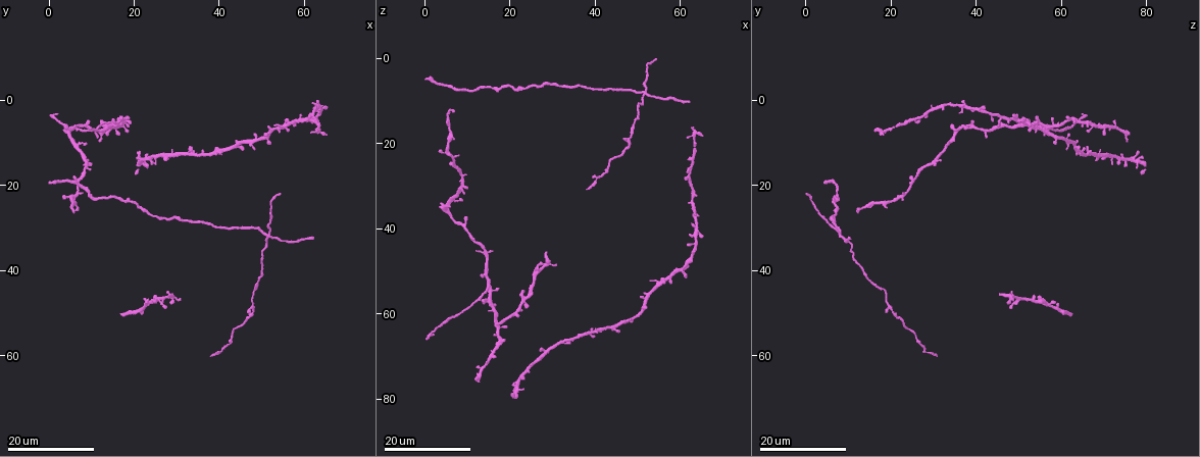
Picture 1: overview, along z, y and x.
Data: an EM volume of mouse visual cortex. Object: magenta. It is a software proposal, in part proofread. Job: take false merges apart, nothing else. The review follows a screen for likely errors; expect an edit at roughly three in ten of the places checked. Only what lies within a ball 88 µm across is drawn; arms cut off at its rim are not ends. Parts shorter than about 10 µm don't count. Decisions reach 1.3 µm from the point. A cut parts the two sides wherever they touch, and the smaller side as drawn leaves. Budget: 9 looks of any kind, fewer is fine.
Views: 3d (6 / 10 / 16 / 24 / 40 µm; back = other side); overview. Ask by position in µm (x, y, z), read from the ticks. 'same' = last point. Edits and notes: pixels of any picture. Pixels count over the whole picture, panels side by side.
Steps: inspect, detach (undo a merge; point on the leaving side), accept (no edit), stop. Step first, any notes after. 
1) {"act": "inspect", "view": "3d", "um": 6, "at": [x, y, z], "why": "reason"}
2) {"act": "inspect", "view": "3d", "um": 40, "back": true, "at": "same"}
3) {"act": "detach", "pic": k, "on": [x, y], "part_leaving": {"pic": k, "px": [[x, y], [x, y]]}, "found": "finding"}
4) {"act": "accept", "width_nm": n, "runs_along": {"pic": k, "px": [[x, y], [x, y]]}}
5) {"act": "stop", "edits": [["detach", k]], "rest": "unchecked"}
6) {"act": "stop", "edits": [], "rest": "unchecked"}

{"act": "inspect", "view": "3d", "um": 24, "at": [14.5, 5.5, 54.0], "why": "three arms meet"}

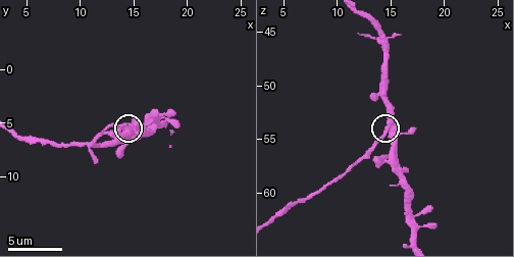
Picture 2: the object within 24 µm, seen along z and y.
{"act": "inspect", "view": "3d", "um": 6, "at": "same"}

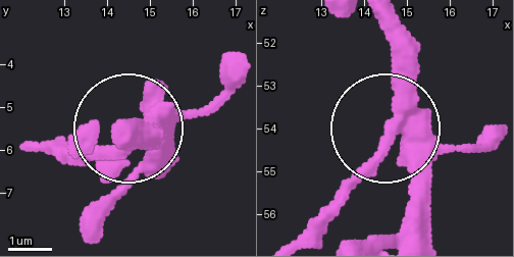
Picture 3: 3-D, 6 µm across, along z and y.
{"act": "detach", "pic": 3, "on": [102, 153], "width_nm": 310, "found": "two neurons meet here"}

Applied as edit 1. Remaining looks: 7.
{"act": "inspect", "view": "3d", "um": 24, "at": [22.5, 13.5, 74.5], "why": "four or more arms meet"}

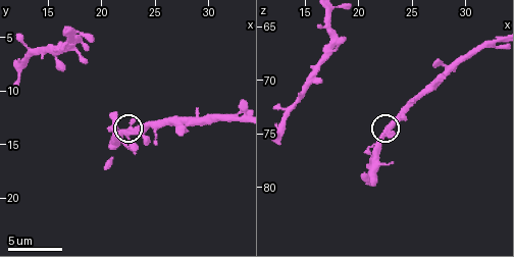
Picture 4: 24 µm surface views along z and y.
{"act": "inspect", "view": "3d", "um": 10, "at": [22.8, 14.0, 74.4]}

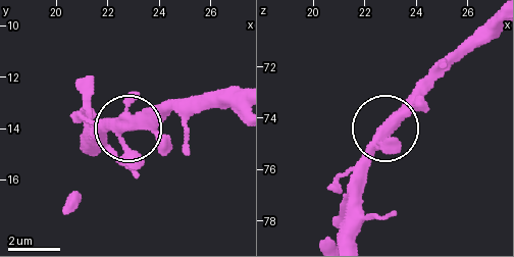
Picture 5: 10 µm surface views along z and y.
{"act": "inspect", "view": "3d", "um": 6, "at": "same", "why": "zoom in"}

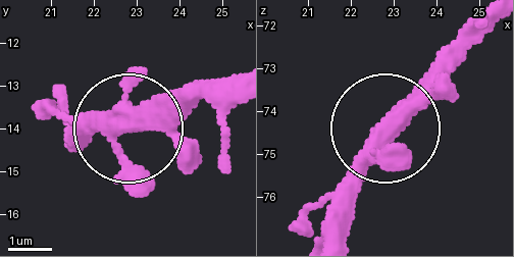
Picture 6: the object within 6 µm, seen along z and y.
{"act": "accept", "arms": 4, "found": "all the same neuron"}

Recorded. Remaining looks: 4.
{"act": "inspect", "view": "3d", "um": 24, "at": [52.0, 32.0, 8.5], "why": "four-way junction"}

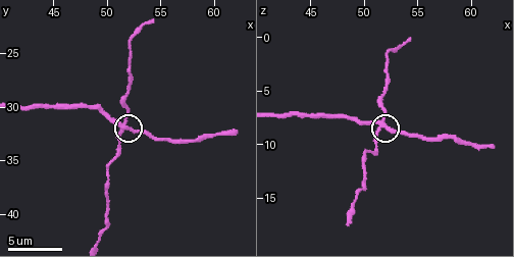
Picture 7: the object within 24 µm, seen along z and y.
{"act": "inspect", "view": "3d", "um": 10, "at": [51.6, 32.2, 8.4], "why": "closer look"}

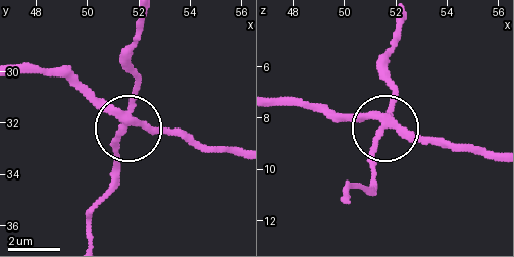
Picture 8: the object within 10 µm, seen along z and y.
{"act": "detach", "pic": 8, "on": [93, 98], "width_nm": 250, "part_leaving": {"pic": 8, "px": [[382, 119], [339, 119], [279, 100]]}, "found": "a second neuron is stuck on"}

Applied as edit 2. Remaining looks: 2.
{"act": "inspect", "view": "3d", "um": 24, "at": [63.0, 7.0, 18.5], "why": "three arms meet"}

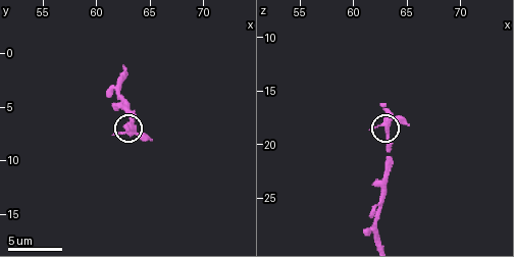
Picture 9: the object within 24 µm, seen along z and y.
{"act": "inspect", "view": "3d", "um": 6, "at": "same"}

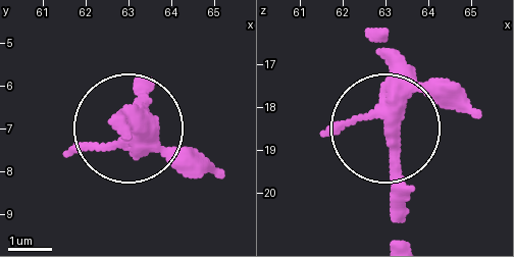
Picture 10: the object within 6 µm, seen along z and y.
{"act": "accept", "width_nm": 250, "found": "all the same neuron"}

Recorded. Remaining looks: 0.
{"act": "stop", "edits": [["detach", 3], ["detach", 8]], "rest": "unchecked"}

